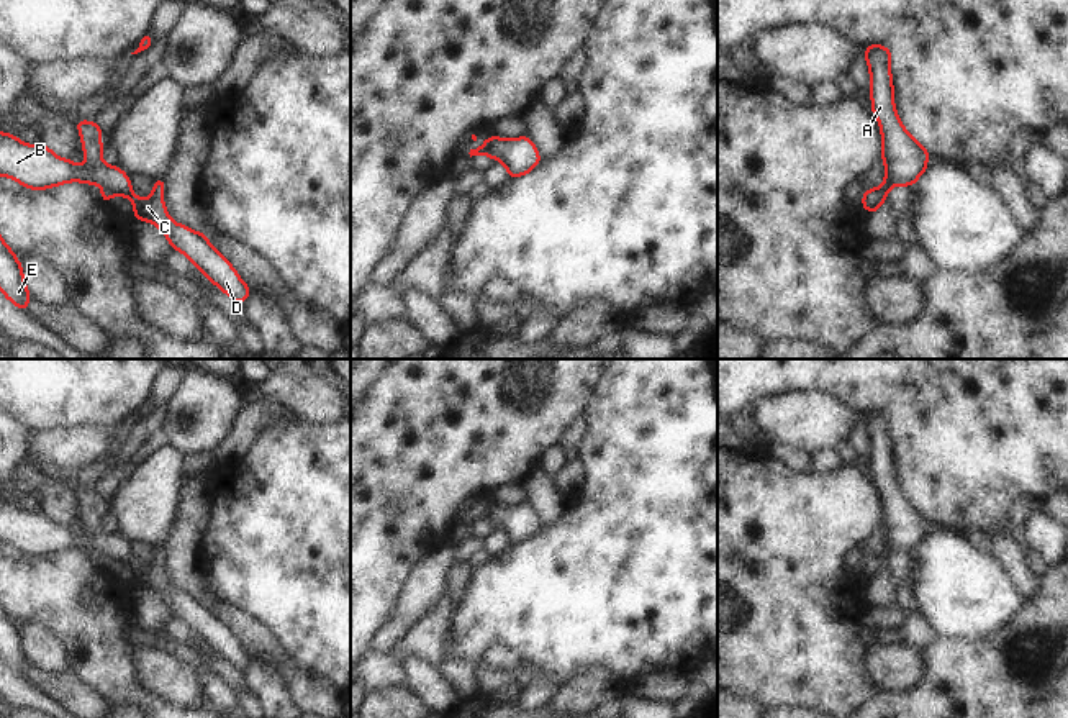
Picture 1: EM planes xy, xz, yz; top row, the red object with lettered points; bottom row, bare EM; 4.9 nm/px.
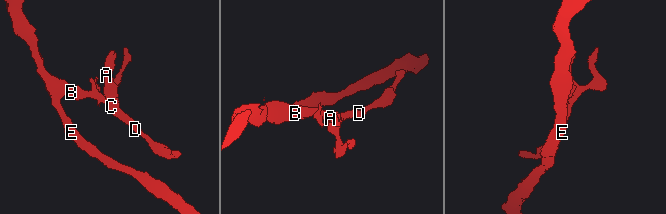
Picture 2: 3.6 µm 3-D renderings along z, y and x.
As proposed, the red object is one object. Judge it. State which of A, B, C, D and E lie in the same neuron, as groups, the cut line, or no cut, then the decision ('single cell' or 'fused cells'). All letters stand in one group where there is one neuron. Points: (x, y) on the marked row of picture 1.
groups A B C D E; cut none; single cell

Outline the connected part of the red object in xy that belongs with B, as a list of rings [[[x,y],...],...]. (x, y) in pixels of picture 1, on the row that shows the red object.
[[[77,121],[82,151],[87,161],[75,166],[70,159],[56,156],[46,144],[26,144],[18,136],[0,133],[0,175],[15,179],[26,189],[43,190],[66,182],[85,182],[102,187],[102,202],[111,197],[128,197],[134,218],[156,225],[174,251],[183,252],[219,290],[239,305],[247,300],[249,285],[236,269],[219,254],[203,233],[170,220],[162,200],[165,182],[154,180],[152,193],[141,200],[131,190],[129,175],[118,166],[102,161],[102,130],[95,121]]]

